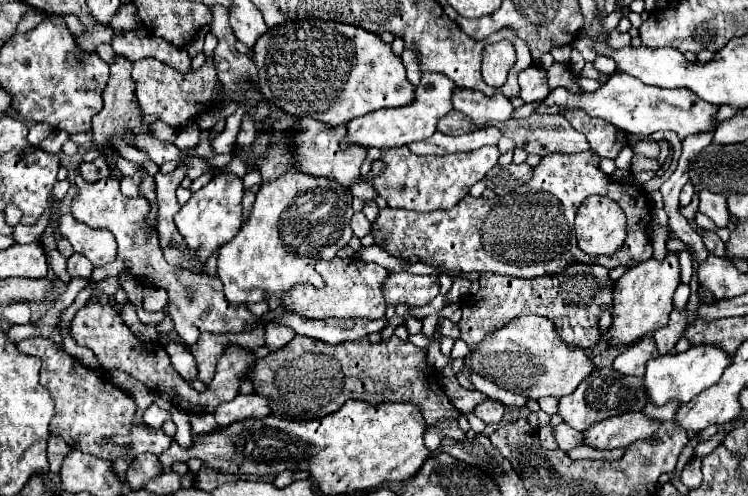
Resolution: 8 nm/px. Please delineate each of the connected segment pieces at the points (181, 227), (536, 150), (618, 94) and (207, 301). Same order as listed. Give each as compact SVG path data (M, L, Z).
M219 174L205 188L197 190L189 198L189 202L183 204L181 210L175 214L175 226L183 236L187 250L193 252L195 262L203 264L215 250L231 242L231 238L237 234L237 230L243 224L241 198L243 198L241 178L237 178L235 174Z
M533 114L531 118L509 118L501 122L503 136L515 140L527 154L573 154L589 150L587 138L579 134L561 114Z
M613 74L595 92L573 94L573 92L567 92L567 88L555 88L547 96L545 102L547 102L547 106L557 106L561 110L581 108L591 116L597 116L597 118L611 122L613 126L621 128L627 134L647 136L653 132L673 130L679 138L685 138L685 136L695 134L695 132L711 130L713 114L719 108L715 104L707 104L705 100L699 100L687 88L677 88L677 90L655 88L655 86L647 86L641 80L635 80L633 76L627 76L627 74Z
M75 170L76 178L75 184L79 186L79 196L73 200L71 204L71 214L75 216L75 220L91 226L91 228L109 228L113 232L113 236L117 238L117 258L125 260L127 262L127 268L131 270L131 274L135 278L139 278L143 284L147 286L157 286L157 288L165 288L169 292L169 312L173 316L173 322L175 322L175 332L179 336L183 336L183 342L185 344L195 344L199 340L199 336L203 332L211 332L211 334L243 334L243 332L253 332L259 324L265 326L261 322L261 318L257 318L247 306L231 306L223 294L223 284L217 276L205 276L205 274L195 274L195 272L187 272L187 270L179 270L177 266L169 266L166 262L163 251L160 247L159 240L157 240L157 234L155 230L145 230L143 222L149 214L149 202L145 198L127 198L121 194L119 190L119 180L115 178L105 178L105 180L99 180L95 184L87 184L80 175L79 170Z

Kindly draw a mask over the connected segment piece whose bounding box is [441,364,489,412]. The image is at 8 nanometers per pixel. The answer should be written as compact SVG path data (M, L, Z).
M447 364L443 370L441 370L441 384L445 388L445 394L451 398L453 406L459 410L459 412L469 412L473 410L475 406L479 406L483 400L489 400L489 396L485 396L483 392L479 390L465 390L457 378L455 378L455 372L451 370L451 364Z

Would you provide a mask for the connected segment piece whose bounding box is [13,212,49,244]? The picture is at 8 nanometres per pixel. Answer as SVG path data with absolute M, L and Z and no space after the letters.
M45 212L45 214L39 218L39 222L37 222L35 226L23 226L23 224L17 224L17 226L13 228L13 232L15 232L15 242L19 242L19 244L37 242L37 240L41 238L45 226L47 226L47 218L49 218L49 212Z

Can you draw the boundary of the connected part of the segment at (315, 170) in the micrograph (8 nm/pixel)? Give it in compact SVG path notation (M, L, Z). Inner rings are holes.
M301 118L301 124L297 128L297 136L293 140L299 156L297 156L297 168L305 174L311 176L323 176L329 180L337 180L339 184L343 184L345 188L349 188L351 184L361 180L361 164L367 158L367 150L359 148L359 146L349 146L349 150L341 152L339 150L339 142L341 136L345 134L345 126L335 126L335 128L327 128L327 124L319 124L319 120L311 120L311 118ZM303 136L303 142L301 142Z

